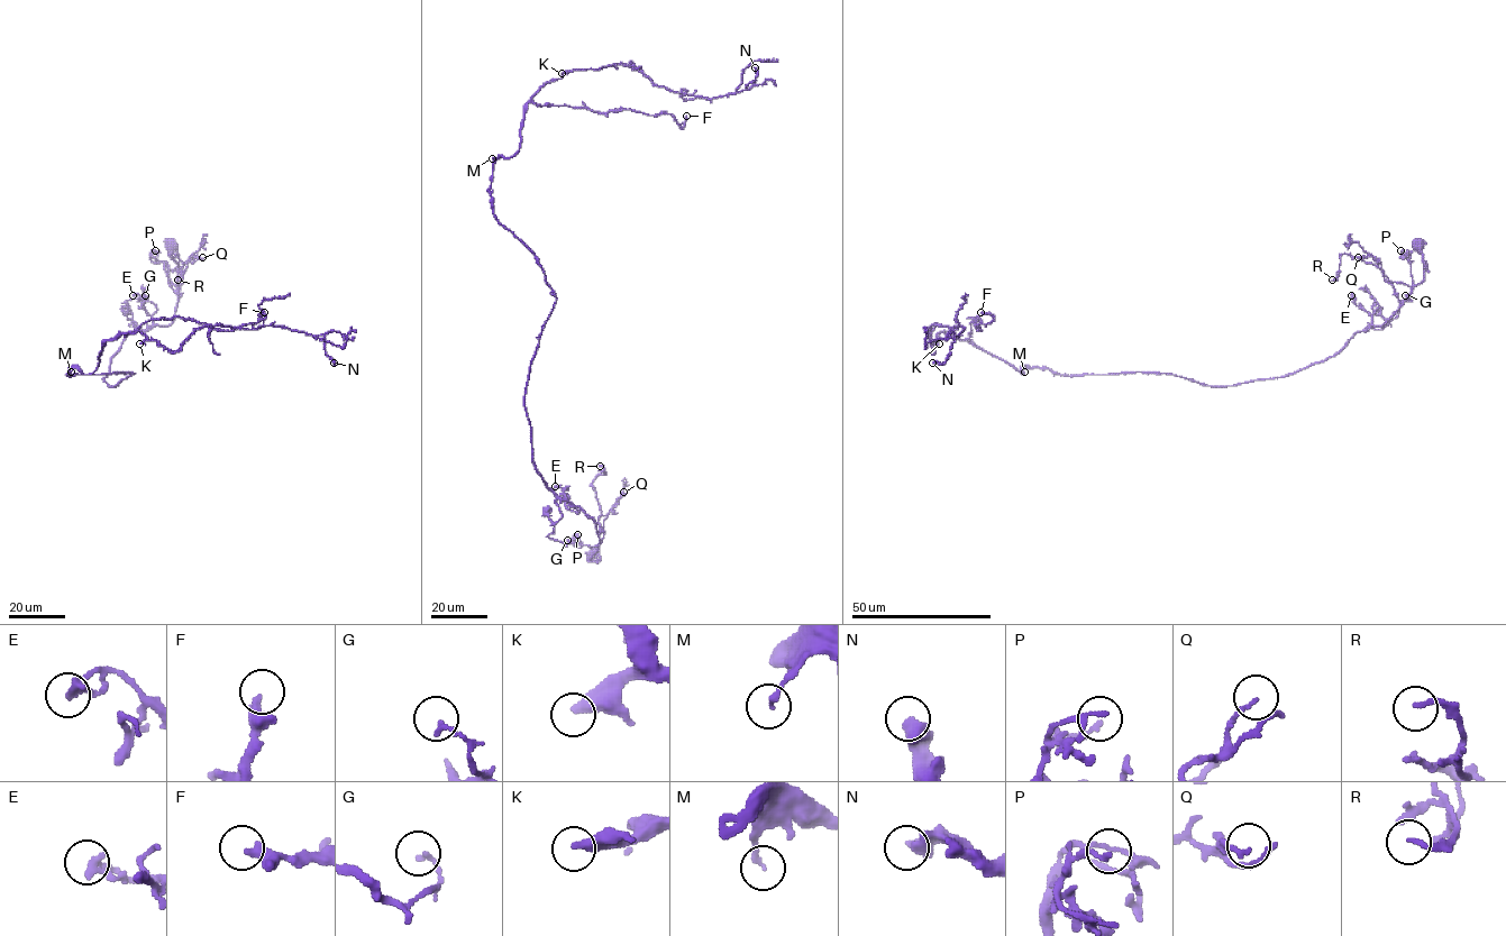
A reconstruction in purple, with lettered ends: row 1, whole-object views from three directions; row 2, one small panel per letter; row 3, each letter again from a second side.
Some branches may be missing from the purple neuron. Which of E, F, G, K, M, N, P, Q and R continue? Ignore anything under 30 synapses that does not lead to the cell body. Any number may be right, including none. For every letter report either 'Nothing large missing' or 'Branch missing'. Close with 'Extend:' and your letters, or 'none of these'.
E: Nothing large missing
F: Nothing large missing
G: Nothing large missing
K: Nothing large missing
M: Nothing large missing
N: Nothing large missing
P: Nothing large missing
Q: Nothing large missing
R: Nothing large missing
Extend: none of these

